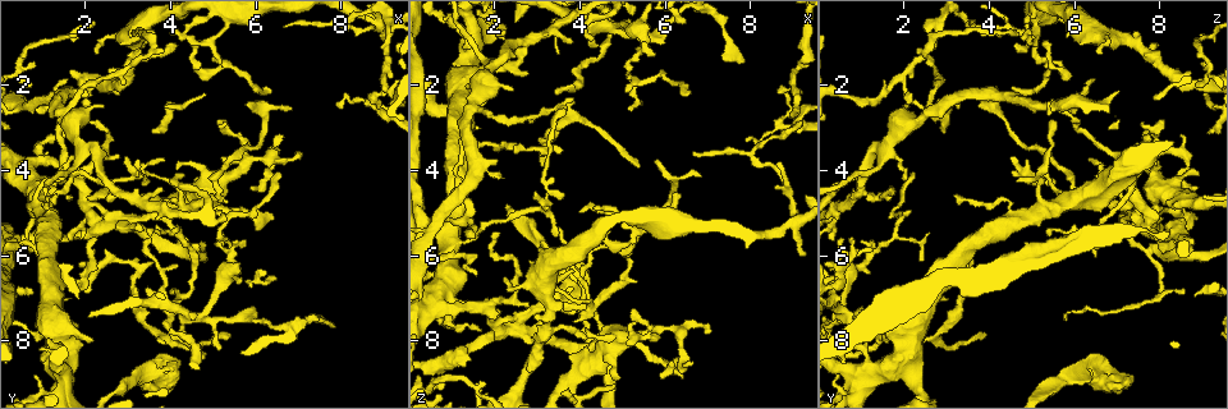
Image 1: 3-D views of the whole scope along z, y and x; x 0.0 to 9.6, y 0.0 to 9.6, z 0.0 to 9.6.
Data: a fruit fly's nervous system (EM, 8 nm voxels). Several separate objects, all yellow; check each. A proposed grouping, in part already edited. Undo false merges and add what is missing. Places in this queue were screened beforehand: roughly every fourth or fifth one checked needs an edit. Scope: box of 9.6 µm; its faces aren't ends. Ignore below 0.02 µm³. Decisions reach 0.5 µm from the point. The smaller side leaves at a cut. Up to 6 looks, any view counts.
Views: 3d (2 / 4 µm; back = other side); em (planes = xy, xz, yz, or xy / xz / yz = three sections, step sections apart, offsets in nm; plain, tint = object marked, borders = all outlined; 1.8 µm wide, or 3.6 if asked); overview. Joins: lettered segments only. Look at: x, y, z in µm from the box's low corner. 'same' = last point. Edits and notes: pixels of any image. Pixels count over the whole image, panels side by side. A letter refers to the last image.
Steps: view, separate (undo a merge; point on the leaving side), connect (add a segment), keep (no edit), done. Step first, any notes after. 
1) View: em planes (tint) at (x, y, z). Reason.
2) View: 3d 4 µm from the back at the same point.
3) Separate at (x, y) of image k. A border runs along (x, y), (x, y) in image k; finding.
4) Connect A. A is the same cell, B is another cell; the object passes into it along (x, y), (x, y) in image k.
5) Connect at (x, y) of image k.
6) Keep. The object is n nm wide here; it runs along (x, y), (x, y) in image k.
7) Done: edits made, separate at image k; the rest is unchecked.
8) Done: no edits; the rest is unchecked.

View: 3d 2 µm at (4.85, 7.40, 0.60). Thick turns thin.

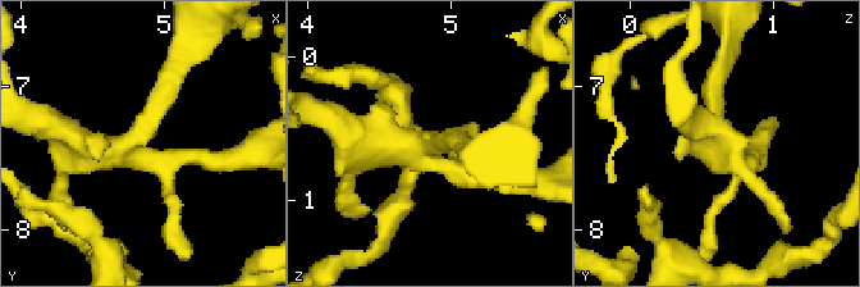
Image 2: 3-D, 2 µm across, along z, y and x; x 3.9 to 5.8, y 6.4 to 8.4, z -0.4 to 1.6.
View: em planes (borders) at (4.82, 7.38, 0.58). Need the tissue.

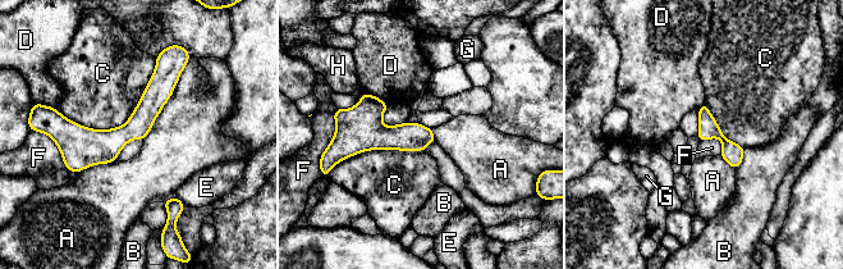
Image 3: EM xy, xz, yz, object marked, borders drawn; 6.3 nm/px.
Keep. The object is 130 nm wide here; the longest contact is with C, 700 nm; A, B, C, D, E, F, G and H are other cells; all the same neuron.

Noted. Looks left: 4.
View: em planes (borders) at (3.80, 5.10, 7.10). Sharp bend.

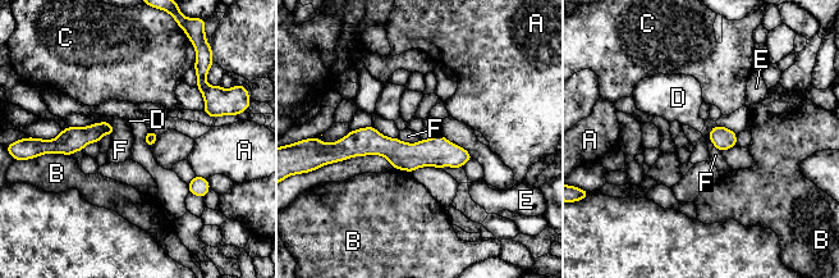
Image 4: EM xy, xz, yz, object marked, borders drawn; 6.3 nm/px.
Keep. The longest contact is with B, 160 nm; A, B, C, D, E and F are other cells; continuous, no second neuron.

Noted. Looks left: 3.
View: 3d 4 µm at (5.45, 7.85, 3.95). Tapers out.

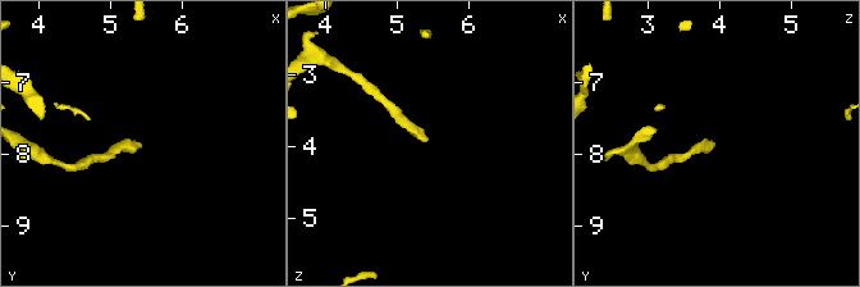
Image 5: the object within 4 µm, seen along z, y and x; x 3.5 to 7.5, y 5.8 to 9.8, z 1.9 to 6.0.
View: em planes (borders) at (5.40, 7.85, 3.90).

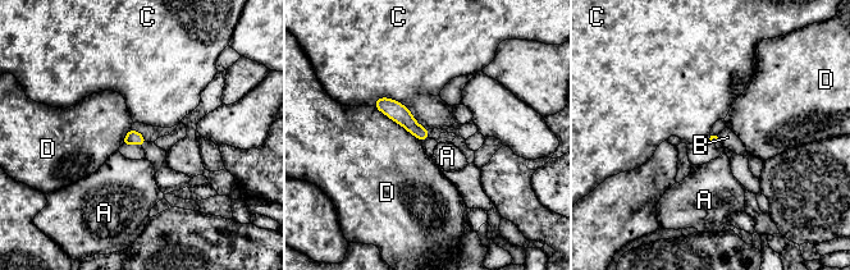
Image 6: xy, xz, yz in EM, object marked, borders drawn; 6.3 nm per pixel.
Keep. The longest contact is with C, 380 nm; A, B, C and D are other cells; no lettered segment goes on from it.

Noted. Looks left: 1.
Done: no edits; the rest is unchecked.

